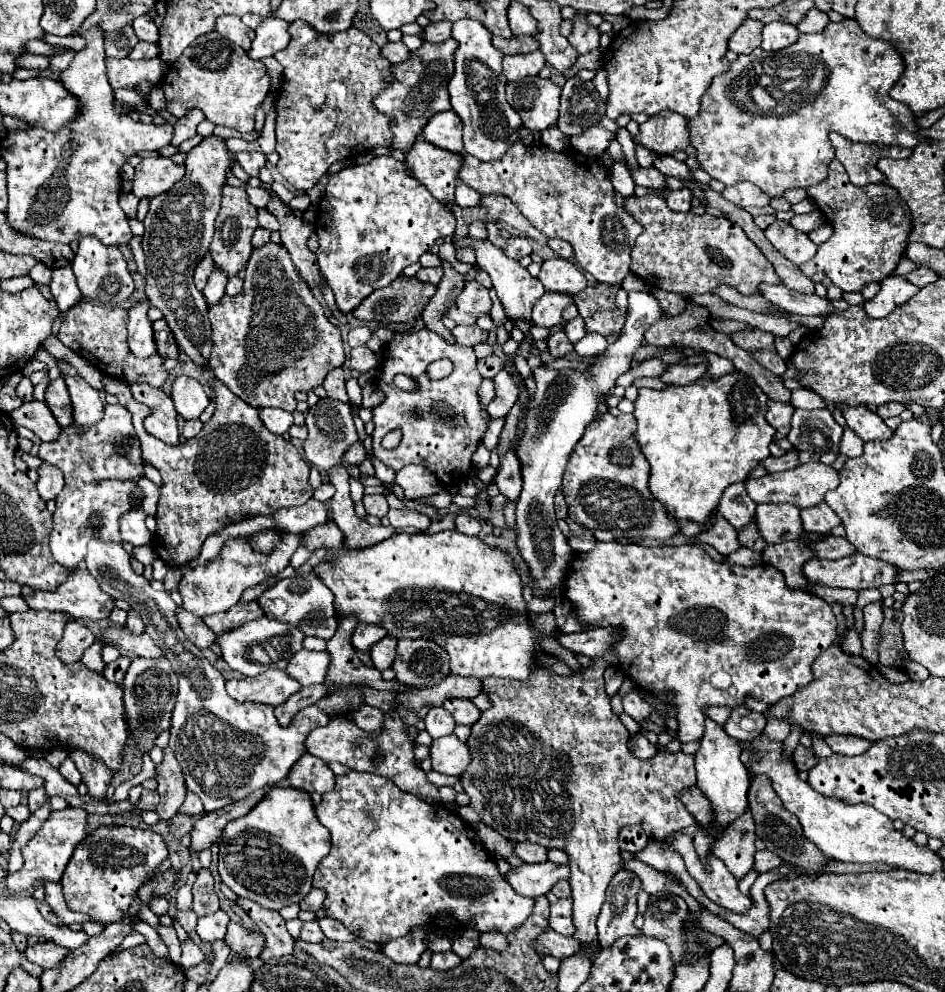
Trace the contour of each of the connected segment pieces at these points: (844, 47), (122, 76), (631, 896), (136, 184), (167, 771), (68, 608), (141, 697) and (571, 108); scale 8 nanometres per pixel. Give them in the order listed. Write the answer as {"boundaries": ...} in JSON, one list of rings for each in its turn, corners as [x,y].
{"boundaries":[[[[845,19],[841,23],[829,23],[827,29],[823,33],[813,33],[813,35],[801,35],[799,41],[787,49],[781,49],[781,51],[771,51],[767,53],[765,49],[757,47],[753,49],[749,55],[739,55],[729,71],[717,75],[711,83],[711,87],[705,91],[705,95],[701,97],[701,109],[697,113],[697,117],[689,119],[689,141],[691,145],[695,147],[697,151],[697,161],[699,161],[699,169],[707,171],[711,175],[711,179],[717,179],[721,181],[723,185],[735,185],[739,181],[749,181],[753,185],[757,185],[763,193],[767,193],[769,197],[783,197],[783,193],[787,189],[795,189],[795,187],[811,187],[811,185],[817,185],[819,181],[825,181],[827,179],[827,171],[829,171],[829,163],[833,161],[833,145],[829,141],[829,133],[835,131],[835,133],[841,133],[843,137],[855,141],[855,143],[883,143],[883,145],[899,145],[899,147],[915,147],[917,145],[917,125],[915,125],[915,115],[913,111],[891,99],[889,97],[889,89],[899,81],[901,73],[905,71],[905,65],[903,65],[903,59],[901,55],[893,49],[891,43],[883,41],[883,39],[871,39],[867,37],[861,27],[857,25],[855,19]]],[[[159,57],[155,59],[107,59],[107,77],[113,89],[123,87],[135,87],[139,81],[151,81],[161,83],[161,77],[165,75],[167,65],[161,63]]],[[[619,871],[607,887],[607,901],[597,917],[599,943],[603,949],[611,947],[615,939],[625,935],[641,935],[641,929],[633,925],[637,915],[637,893],[641,891],[641,881],[631,871]]],[[[149,157],[143,159],[135,167],[135,179],[133,179],[133,195],[137,199],[153,199],[161,193],[167,193],[179,177],[183,177],[185,167],[175,165],[167,157]]],[[[163,759],[159,765],[155,765],[155,775],[159,783],[157,793],[161,795],[161,801],[155,811],[161,821],[171,821],[183,805],[187,791],[181,767],[175,759]]],[[[79,565],[77,569],[73,569],[67,581],[61,583],[55,591],[35,591],[33,595],[23,599],[33,611],[63,611],[63,613],[69,613],[73,619],[83,619],[83,621],[105,619],[113,609],[111,597],[99,589],[99,583],[87,573],[85,565]]],[[[137,657],[131,661],[131,667],[123,681],[123,699],[125,699],[125,717],[129,725],[129,733],[135,739],[139,751],[153,749],[155,737],[171,727],[171,711],[177,699],[177,681],[175,671],[167,657],[159,657],[159,661]]],[[[579,77],[569,79],[561,89],[561,111],[559,129],[563,135],[581,135],[583,129],[597,125],[605,115],[605,105],[591,81],[581,81]]]]}

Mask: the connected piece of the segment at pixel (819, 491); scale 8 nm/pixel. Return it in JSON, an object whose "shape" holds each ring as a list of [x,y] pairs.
{"shape":[[[821,461],[817,463],[807,463],[807,465],[799,465],[791,471],[781,471],[781,473],[767,473],[759,479],[747,479],[745,481],[745,489],[747,495],[759,505],[759,503],[789,503],[795,505],[797,509],[807,509],[813,505],[819,505],[823,501],[823,495],[829,489],[835,489],[839,485],[839,473],[831,467],[831,465],[823,465]]]}

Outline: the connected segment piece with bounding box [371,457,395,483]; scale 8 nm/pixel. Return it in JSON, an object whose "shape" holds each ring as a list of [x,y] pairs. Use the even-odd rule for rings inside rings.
{"shape":[[[371,457],[371,461],[373,461],[376,477],[378,479],[380,479],[384,483],[395,483],[394,481],[395,472],[391,468],[384,465],[376,457]]]}

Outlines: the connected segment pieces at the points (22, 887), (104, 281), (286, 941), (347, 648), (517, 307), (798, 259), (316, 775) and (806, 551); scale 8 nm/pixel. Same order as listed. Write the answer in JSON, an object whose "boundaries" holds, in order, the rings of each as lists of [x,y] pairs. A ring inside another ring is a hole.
{"boundaries":[[[[67,807],[63,811],[53,811],[51,817],[37,831],[37,835],[21,849],[25,863],[23,863],[23,869],[7,875],[9,891],[11,893],[25,893],[25,891],[31,891],[35,885],[41,885],[43,879],[59,881],[77,843],[81,843],[87,835],[87,831],[85,831],[87,817],[89,817],[89,813],[85,809],[75,809],[75,807]]],[[[83,237],[79,241],[79,249],[77,249],[77,255],[75,255],[71,267],[73,267],[73,273],[75,273],[79,289],[89,299],[95,299],[95,301],[101,301],[101,303],[115,303],[117,305],[117,303],[123,303],[125,299],[129,299],[129,295],[135,289],[133,279],[131,279],[131,275],[127,271],[127,261],[125,261],[123,253],[119,251],[119,247],[103,245],[95,237]],[[113,283],[117,283],[119,287],[117,287],[115,293],[109,293],[109,285],[113,285]]],[[[237,897],[235,903],[247,911],[247,915],[253,919],[253,923],[261,929],[265,929],[265,947],[259,953],[259,959],[265,963],[273,957],[281,955],[291,955],[293,953],[293,937],[285,929],[285,919],[271,909],[265,909],[257,905],[251,899]]],[[[345,617],[339,621],[337,633],[327,643],[327,651],[331,655],[331,669],[327,671],[325,685],[369,685],[373,689],[385,689],[395,693],[405,693],[415,687],[407,687],[399,683],[397,679],[385,681],[381,679],[381,673],[375,667],[367,667],[357,657],[357,651],[351,647],[351,633],[357,627],[357,621],[353,617]]],[[[467,235],[467,237],[463,237],[463,239],[453,241],[453,245],[455,245],[455,247],[471,247],[471,249],[475,249],[477,265],[489,273],[489,277],[491,277],[491,281],[493,281],[493,287],[495,287],[495,291],[497,291],[497,297],[501,299],[501,303],[503,303],[503,307],[505,307],[505,315],[507,315],[507,317],[519,319],[521,315],[525,315],[525,317],[529,319],[531,307],[533,307],[535,301],[545,293],[545,289],[543,289],[543,285],[541,285],[539,279],[531,277],[529,271],[519,265],[519,261],[505,257],[505,253],[503,253],[499,247],[495,247],[491,241],[487,241],[487,239],[473,239],[473,237]]],[[[775,221],[765,229],[765,237],[773,243],[773,247],[791,263],[803,265],[813,259],[817,245],[803,233],[793,229],[787,221]]],[[[305,753],[293,767],[289,773],[289,785],[295,789],[303,789],[307,793],[329,793],[335,787],[335,775],[333,771],[327,767],[327,763],[323,763],[317,757],[311,757],[309,753]]],[[[791,541],[791,543],[779,543],[779,545],[767,545],[763,551],[763,561],[775,569],[779,569],[785,575],[785,583],[791,589],[807,589],[807,581],[801,573],[801,565],[807,559],[815,559],[817,555],[813,549],[809,549],[803,541]]]]}

